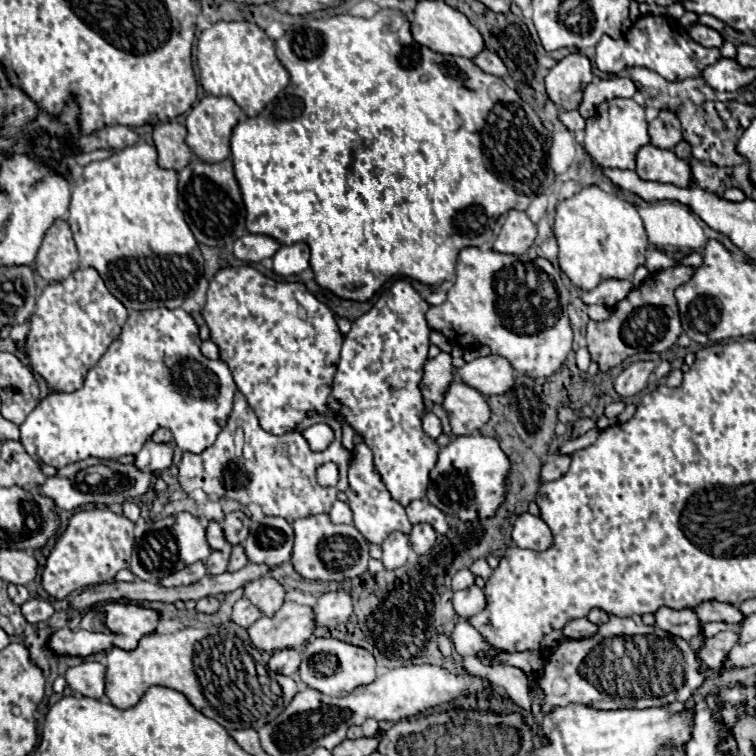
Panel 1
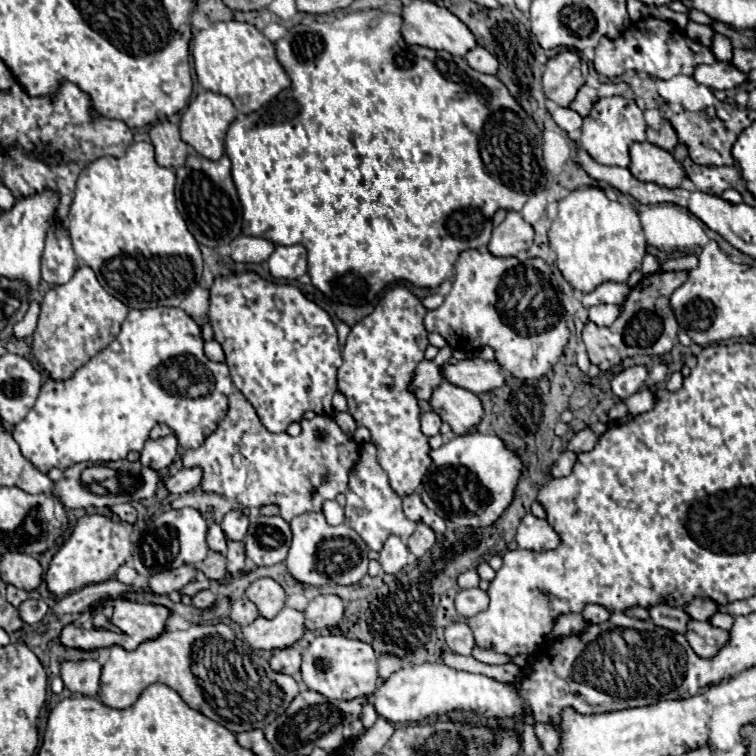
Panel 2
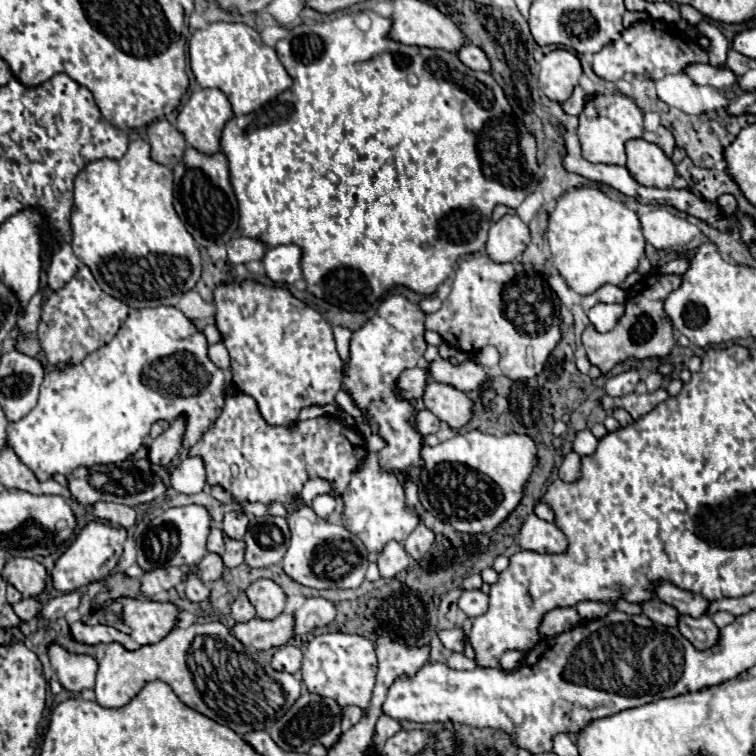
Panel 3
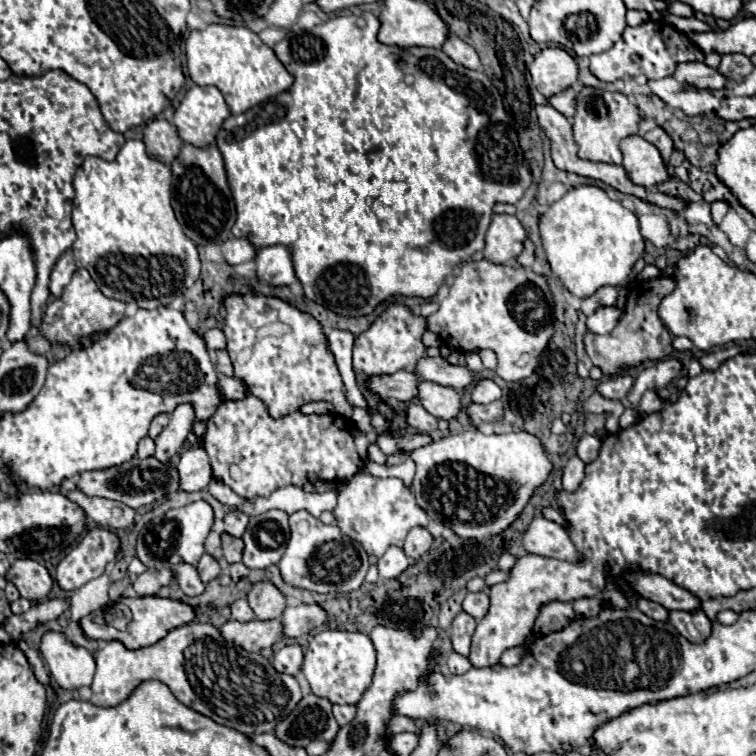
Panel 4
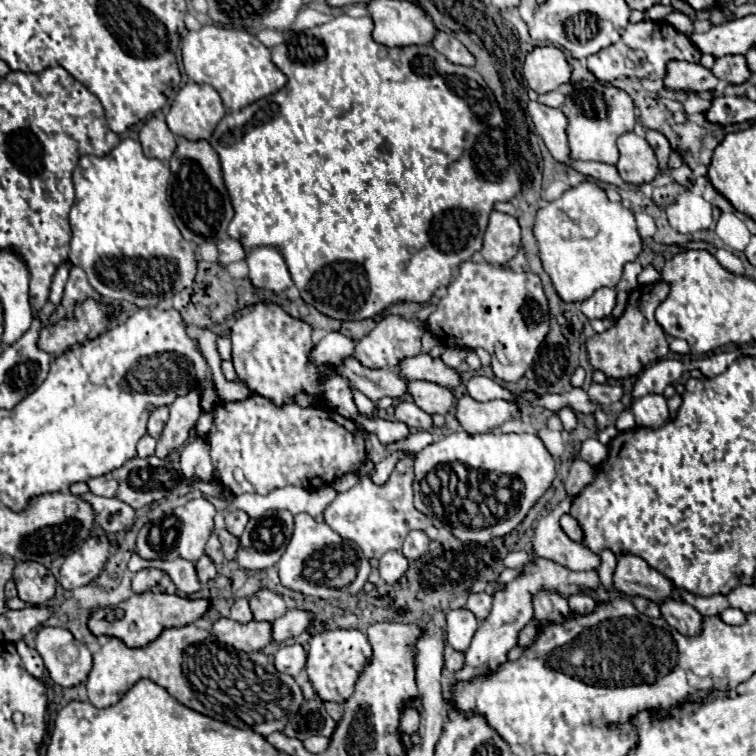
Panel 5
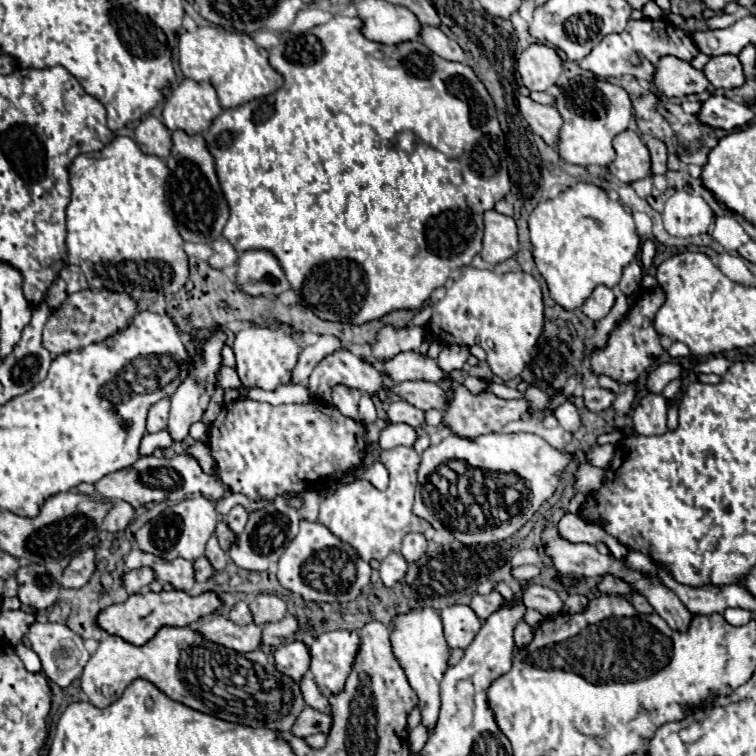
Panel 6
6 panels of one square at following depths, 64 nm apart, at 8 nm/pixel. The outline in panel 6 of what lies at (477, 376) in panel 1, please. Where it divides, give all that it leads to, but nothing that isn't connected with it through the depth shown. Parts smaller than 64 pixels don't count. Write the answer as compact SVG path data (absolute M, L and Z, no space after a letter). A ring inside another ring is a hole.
M400 352L400 356L394 356L392 360L384 360L384 372L394 382L428 380L440 384L442 380L448 378L448 374L438 366L436 360L420 352Z

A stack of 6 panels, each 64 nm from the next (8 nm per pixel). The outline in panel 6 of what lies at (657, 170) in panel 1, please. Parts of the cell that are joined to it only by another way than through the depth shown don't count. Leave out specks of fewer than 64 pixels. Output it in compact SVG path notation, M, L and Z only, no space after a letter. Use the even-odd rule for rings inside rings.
M632 130L620 132L614 138L614 148L616 148L616 160L608 164L608 170L616 180L620 180L622 184L632 184L652 174L650 152L636 132Z

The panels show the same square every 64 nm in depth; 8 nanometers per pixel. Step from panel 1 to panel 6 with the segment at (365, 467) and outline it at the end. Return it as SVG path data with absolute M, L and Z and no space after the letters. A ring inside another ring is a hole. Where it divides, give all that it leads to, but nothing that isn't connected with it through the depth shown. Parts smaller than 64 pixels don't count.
M398 446L384 450L380 460L388 466L390 472L390 484L384 492L376 490L368 480L356 480L338 488L332 498L326 498L320 504L318 518L320 524L324 524L334 536L352 544L360 552L360 558L366 562L370 562L372 558L384 560L384 556L388 556L390 552L400 552L402 538L408 532L424 532L428 528L428 522L412 512L414 482L420 456L414 452L414 448Z

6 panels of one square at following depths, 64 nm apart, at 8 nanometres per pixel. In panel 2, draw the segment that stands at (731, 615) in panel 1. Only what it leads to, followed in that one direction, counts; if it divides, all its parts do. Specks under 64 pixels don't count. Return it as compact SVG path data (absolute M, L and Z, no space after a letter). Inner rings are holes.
M692 600L692 604L686 604L684 610L692 616L692 620L708 622L720 608L714 600Z

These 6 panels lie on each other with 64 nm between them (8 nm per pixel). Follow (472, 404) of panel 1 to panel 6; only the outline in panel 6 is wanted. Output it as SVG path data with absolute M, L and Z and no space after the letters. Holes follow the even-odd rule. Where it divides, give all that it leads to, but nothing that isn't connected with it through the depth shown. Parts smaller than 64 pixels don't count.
M400 382L392 386L392 392L420 410L444 410L448 406L448 392L434 382Z

